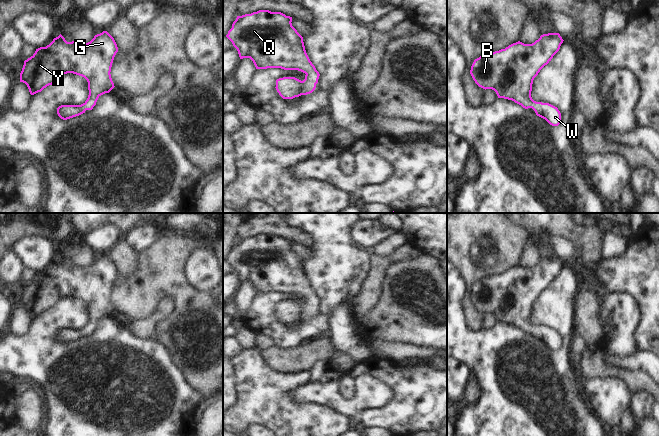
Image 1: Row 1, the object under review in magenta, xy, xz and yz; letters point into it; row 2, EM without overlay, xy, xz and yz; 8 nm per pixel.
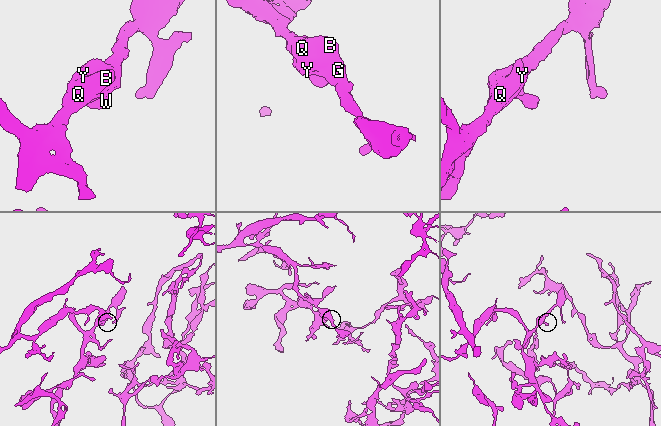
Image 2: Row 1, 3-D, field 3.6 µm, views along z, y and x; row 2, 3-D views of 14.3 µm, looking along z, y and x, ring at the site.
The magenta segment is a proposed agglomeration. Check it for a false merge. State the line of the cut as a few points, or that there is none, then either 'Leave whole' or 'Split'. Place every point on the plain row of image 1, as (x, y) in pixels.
No split. Leave whole

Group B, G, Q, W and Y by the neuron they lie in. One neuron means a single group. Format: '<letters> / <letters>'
B G Q W Y

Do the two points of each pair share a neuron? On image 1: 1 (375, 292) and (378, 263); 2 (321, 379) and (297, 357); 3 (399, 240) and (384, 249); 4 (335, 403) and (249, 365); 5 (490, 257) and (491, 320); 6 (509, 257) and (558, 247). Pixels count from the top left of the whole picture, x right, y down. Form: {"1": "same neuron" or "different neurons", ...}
{"1": "same neuron", "2": "different neurons", "3": "same neuron", "4": "different neurons", "5": "different neurons", "6": "different neurons"}

